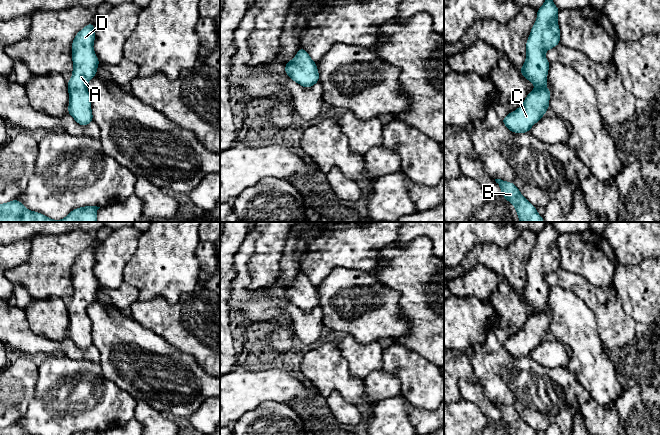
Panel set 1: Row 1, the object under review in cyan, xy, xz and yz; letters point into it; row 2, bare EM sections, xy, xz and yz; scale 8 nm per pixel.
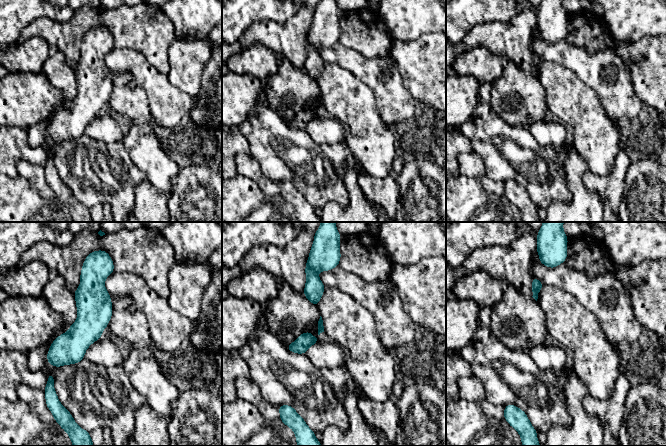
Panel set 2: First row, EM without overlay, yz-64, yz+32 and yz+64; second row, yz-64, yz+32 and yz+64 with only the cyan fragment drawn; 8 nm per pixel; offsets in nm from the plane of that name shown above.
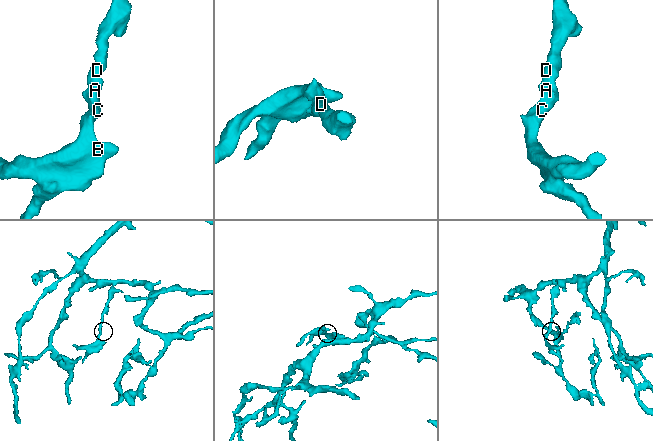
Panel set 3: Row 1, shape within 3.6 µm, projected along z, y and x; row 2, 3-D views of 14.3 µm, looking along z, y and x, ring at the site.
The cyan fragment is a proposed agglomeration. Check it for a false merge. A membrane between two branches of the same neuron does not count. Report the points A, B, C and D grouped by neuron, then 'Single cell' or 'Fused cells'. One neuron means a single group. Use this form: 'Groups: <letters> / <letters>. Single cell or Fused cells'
Groups: A B C D. Single cell

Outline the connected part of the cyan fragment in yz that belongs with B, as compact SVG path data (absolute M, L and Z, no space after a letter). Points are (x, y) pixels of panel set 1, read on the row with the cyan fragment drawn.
M495 179L499 184L502 196L509 201L516 209L519 222L544 222L543 217L537 213L534 207L512 182Z

